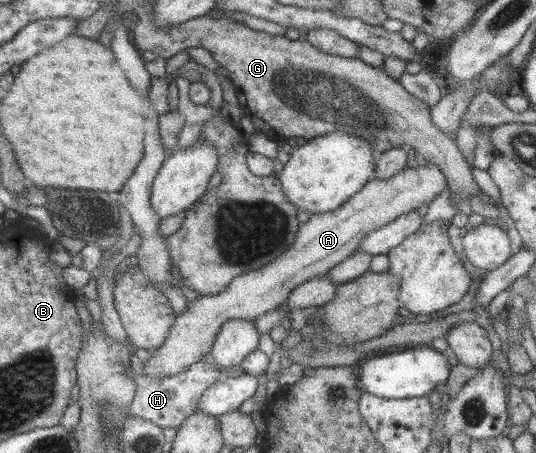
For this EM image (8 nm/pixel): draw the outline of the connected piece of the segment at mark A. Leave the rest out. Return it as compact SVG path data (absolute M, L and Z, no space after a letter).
M434 165L405 167L390 179L368 180L360 191L332 211L312 214L308 220L299 224L294 241L279 257L259 269L233 278L218 294L198 297L177 315L165 342L151 352L145 363L142 362L143 375L174 375L190 365L200 364L199 359L211 350L220 327L226 321L254 321L259 315L277 309L300 283L326 275L334 265L354 254L364 236L390 223L396 216L417 209L422 203L427 205L446 187L442 172Z

